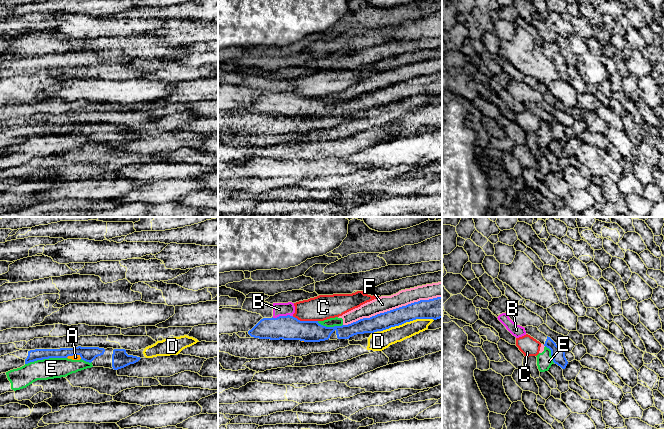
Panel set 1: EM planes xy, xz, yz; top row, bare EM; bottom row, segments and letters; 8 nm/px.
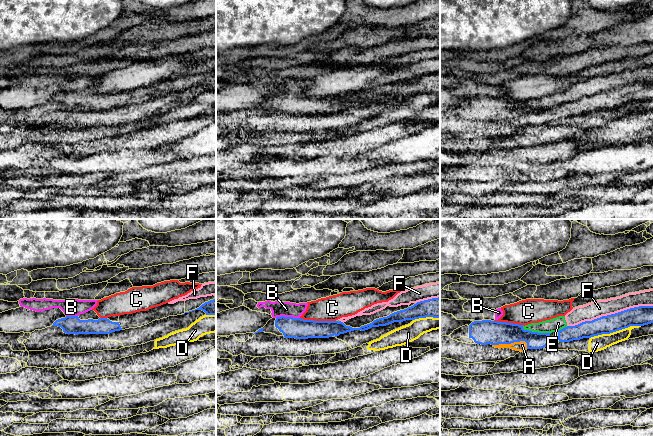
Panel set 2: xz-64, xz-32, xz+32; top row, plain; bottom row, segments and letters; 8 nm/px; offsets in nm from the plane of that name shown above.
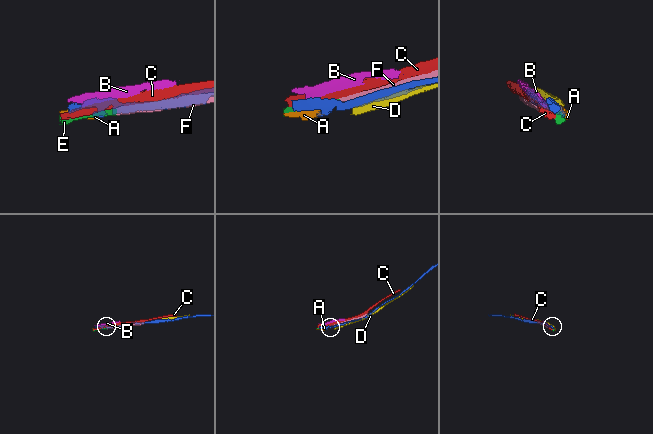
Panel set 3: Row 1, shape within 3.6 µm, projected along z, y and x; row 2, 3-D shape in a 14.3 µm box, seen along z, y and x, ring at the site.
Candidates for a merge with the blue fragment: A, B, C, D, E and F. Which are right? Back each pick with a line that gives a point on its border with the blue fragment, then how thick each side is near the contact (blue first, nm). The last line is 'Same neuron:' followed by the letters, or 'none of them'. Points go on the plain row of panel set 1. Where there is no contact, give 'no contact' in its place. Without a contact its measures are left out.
A: contact xy (74, 130); calibres 120 and 50 nm
Same neuron: A

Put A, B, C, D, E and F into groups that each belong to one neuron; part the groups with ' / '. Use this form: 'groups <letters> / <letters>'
groups A / B / C / D / E F

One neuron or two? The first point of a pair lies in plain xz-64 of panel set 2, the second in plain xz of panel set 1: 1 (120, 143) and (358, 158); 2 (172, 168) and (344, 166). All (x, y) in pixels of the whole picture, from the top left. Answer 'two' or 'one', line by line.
1: two
2: two

